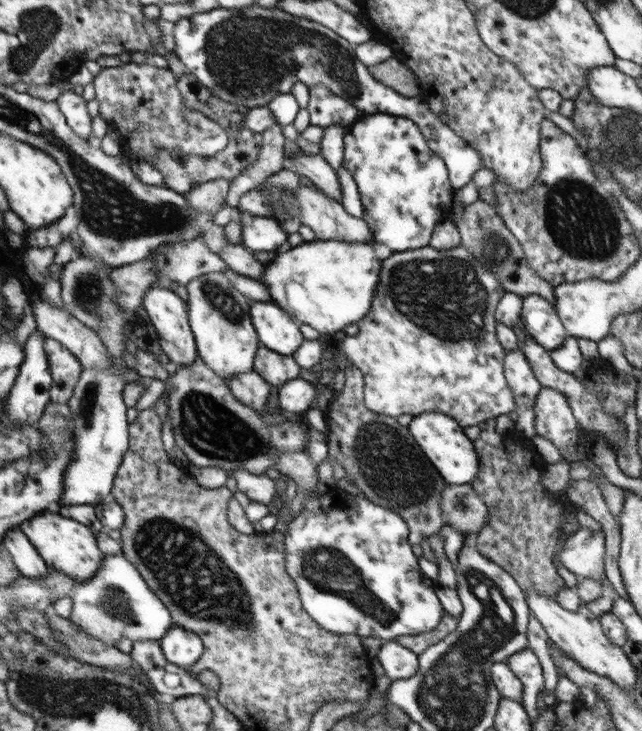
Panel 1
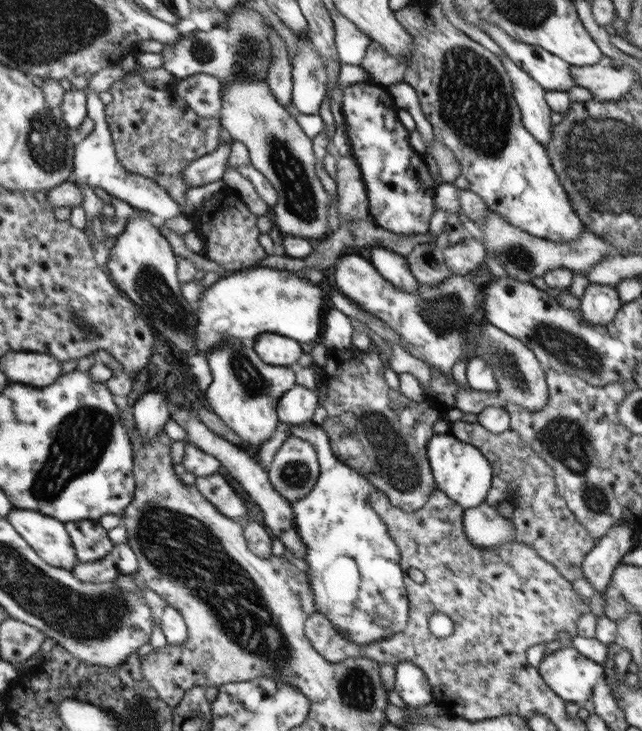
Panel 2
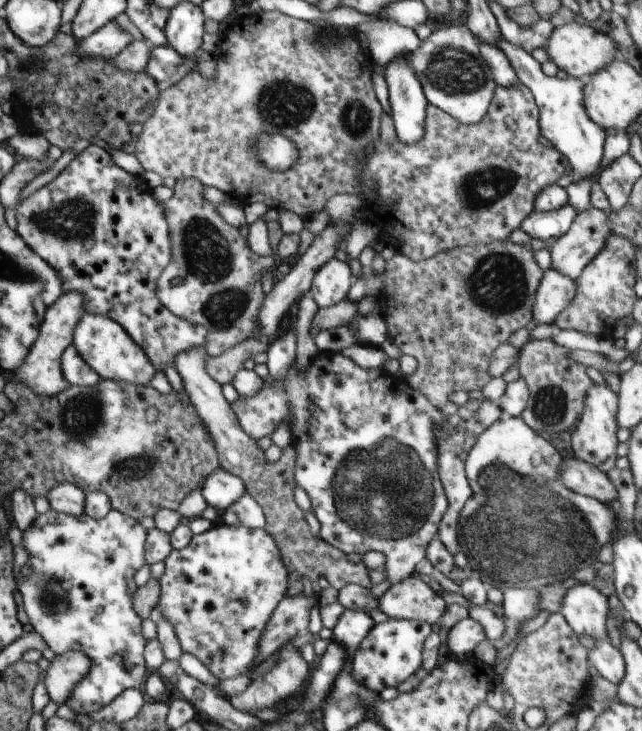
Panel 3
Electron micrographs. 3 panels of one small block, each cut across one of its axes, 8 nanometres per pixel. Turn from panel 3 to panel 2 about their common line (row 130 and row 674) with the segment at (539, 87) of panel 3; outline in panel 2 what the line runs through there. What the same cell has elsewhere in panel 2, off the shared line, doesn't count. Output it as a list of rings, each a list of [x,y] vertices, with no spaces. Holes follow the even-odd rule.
[[[570,646],[542,658],[539,673],[545,684],[566,702],[583,704],[605,676],[604,667]]]

